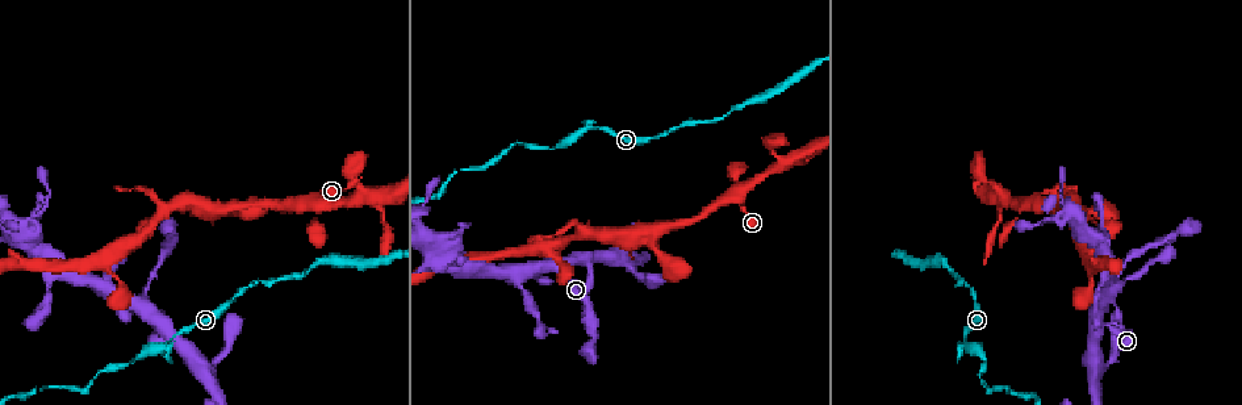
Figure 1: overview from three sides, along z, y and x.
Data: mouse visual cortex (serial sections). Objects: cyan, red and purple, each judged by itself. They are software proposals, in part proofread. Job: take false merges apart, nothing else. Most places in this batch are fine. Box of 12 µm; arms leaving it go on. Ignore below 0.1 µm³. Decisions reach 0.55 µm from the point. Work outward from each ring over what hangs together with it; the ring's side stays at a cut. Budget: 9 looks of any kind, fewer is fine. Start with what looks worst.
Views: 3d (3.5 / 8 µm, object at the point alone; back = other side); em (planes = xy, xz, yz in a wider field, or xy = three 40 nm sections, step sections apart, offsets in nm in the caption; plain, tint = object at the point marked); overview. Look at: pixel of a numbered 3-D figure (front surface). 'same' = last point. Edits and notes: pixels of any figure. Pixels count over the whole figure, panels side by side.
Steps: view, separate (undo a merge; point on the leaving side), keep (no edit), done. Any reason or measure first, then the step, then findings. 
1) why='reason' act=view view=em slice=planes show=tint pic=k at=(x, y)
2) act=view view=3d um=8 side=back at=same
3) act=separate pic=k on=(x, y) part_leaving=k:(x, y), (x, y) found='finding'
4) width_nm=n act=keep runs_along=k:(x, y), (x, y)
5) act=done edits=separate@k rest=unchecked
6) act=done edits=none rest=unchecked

act=view view=3d um=3.5 side=back pic=1 at=(157, 346)

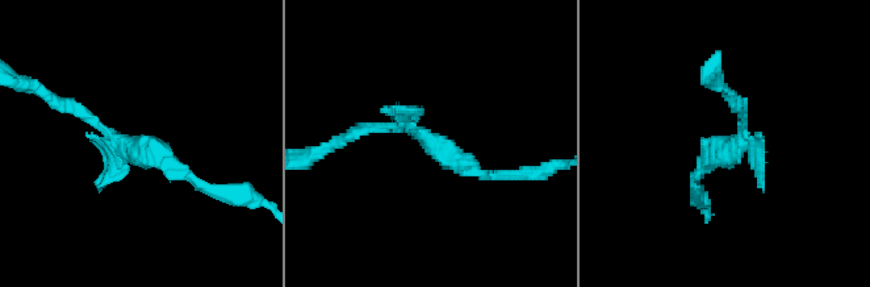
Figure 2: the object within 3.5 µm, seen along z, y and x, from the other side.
act=keep runs_along=2:(55, 103), (197, 187) found='all the same cell'

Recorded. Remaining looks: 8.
why='calibre changes' act=view view=3d um=8 pic=1 at=(725, 197)

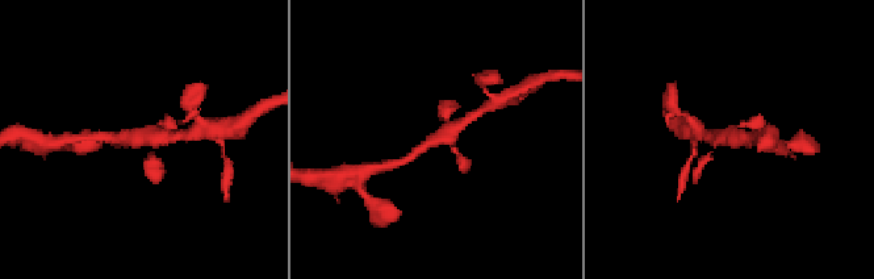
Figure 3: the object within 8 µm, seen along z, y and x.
act=view view=em slice=xy step=1 show=tint pic=3 at=(436, 136)

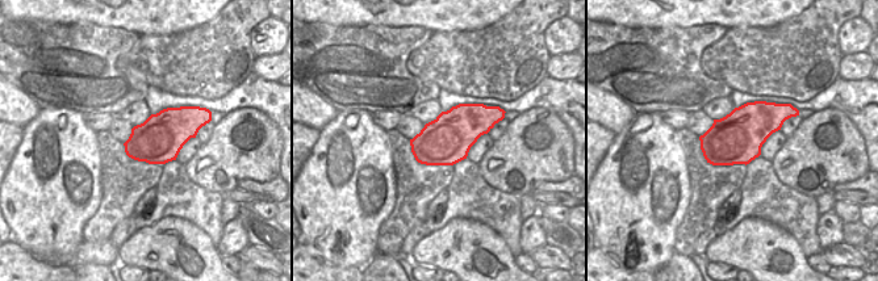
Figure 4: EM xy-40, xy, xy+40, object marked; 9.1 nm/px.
act=keep runs_along=3:(167, 124), (139, 140), (111, 137) found='all the same cell'

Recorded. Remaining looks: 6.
why='abrupt turn' act=view view=3d um=3.5 pic=1 at=(982, 175)

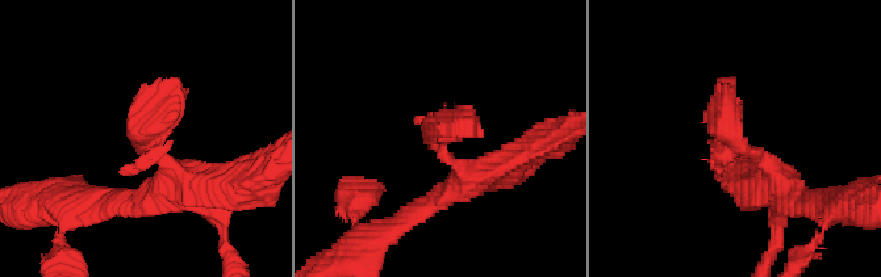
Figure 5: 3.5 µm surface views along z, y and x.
act=view view=em slice=xy step=5 show=tint pic=5 at=(439, 136)

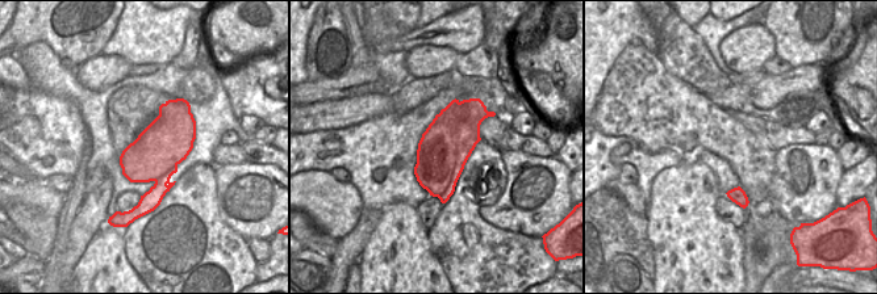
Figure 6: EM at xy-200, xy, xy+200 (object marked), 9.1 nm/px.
act=keep runs_along=5:(785, 189), (725, 129), (735, 80) found='one cell here'

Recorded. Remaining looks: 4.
why='calibre changes' act=view view=3d um=3.5 pic=1 at=(138, 305)

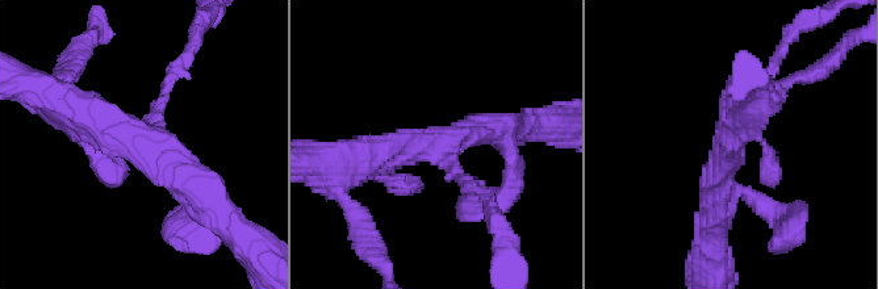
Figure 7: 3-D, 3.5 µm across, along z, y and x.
why='now the EM' act=view view=em slice=xy step=1 show=tint pic=7 at=(730, 145)

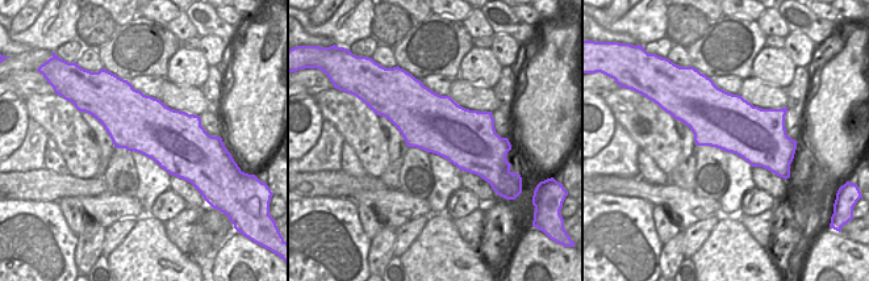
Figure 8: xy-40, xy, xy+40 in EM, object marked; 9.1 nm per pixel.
act=keep found='one cell here'

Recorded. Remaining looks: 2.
act=done edits=none rest=unchecked

